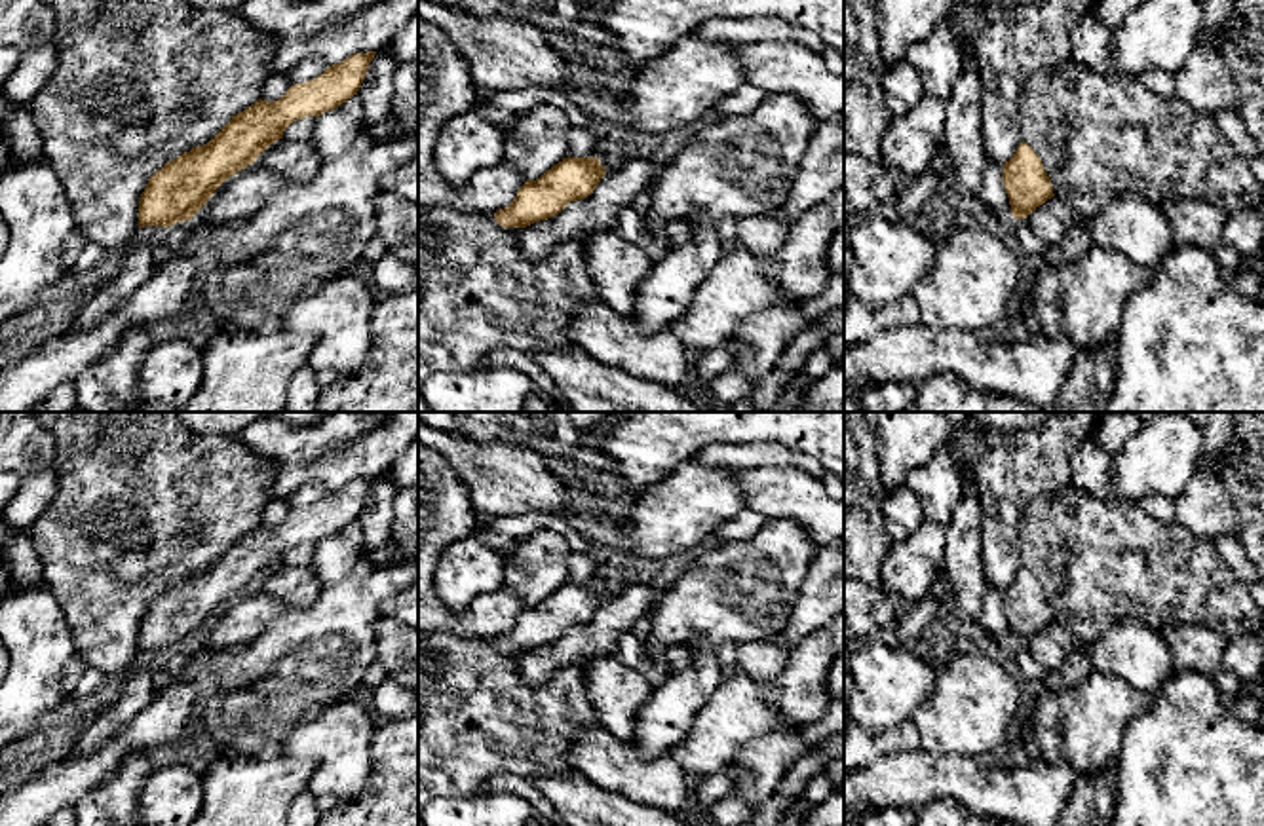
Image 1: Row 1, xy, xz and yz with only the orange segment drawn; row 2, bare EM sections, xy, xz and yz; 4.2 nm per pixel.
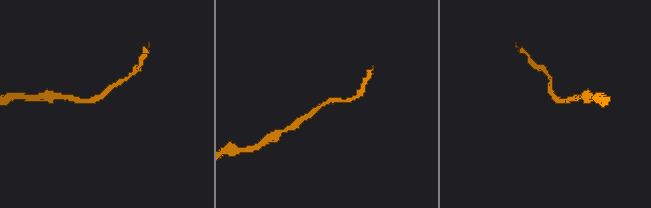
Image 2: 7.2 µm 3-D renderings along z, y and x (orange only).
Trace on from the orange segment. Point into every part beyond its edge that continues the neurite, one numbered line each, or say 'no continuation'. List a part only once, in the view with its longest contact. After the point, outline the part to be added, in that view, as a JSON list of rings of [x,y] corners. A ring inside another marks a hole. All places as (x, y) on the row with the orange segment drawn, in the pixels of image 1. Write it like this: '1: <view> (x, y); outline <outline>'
no continuation

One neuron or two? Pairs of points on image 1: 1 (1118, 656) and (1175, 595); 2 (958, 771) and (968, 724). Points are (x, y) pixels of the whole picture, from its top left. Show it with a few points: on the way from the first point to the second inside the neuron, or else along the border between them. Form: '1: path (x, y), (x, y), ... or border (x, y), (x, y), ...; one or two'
1: border (1103, 631), (1120, 621), (1143, 621), (1162, 633); two
2: border (920, 747), (932, 752), (958, 752), (976, 758); two

